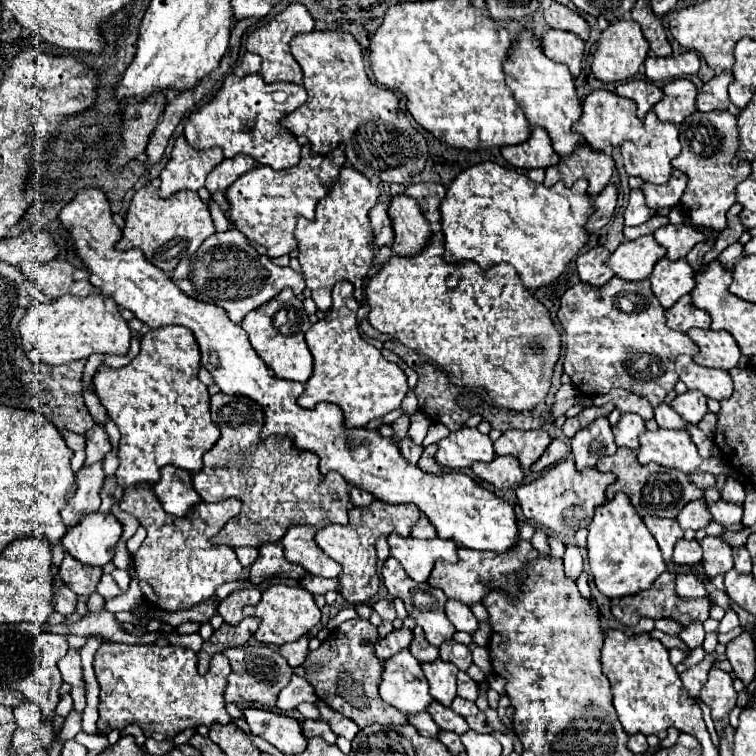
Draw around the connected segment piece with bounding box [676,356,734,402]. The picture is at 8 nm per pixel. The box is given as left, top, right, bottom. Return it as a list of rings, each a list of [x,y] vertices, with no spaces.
[[[690,356],[676,358],[676,372],[690,390],[700,390],[714,400],[726,400],[734,392],[734,382],[726,370],[712,370],[696,364]]]

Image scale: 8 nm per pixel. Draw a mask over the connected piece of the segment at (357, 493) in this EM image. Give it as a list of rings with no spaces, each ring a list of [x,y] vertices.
[[[352,488],[350,490],[350,498],[352,498],[354,506],[366,506],[366,504],[372,504],[376,500],[370,492],[364,492],[360,488]]]

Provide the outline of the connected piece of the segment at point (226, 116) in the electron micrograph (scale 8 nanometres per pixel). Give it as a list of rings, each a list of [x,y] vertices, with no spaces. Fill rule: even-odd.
[[[228,74],[216,96],[188,116],[184,136],[196,150],[220,146],[226,158],[246,154],[252,156],[258,164],[272,166],[274,170],[286,170],[298,164],[300,144],[290,132],[282,130],[278,122],[290,112],[294,112],[304,100],[306,90],[300,84],[292,82],[266,84],[260,74],[250,74],[246,78]]]

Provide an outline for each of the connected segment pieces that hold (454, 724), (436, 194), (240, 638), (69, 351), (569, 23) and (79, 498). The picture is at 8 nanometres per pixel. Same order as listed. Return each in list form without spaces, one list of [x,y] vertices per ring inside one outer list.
[[[432,702],[430,708],[426,708],[426,712],[432,716],[432,720],[442,728],[442,730],[452,730],[456,734],[464,734],[470,730],[468,722],[458,716],[456,712],[452,712],[450,708],[446,708],[444,704],[438,704],[438,702]]]
[[[438,182],[410,184],[410,186],[406,186],[406,194],[412,196],[414,200],[418,200],[418,204],[430,224],[440,222],[440,200],[444,200],[444,196],[446,196],[446,188],[442,184],[438,184]]]
[[[244,618],[238,626],[222,624],[218,630],[214,630],[210,640],[206,640],[206,672],[208,672],[208,664],[214,654],[224,652],[226,648],[244,646],[256,632],[258,624],[260,624],[258,618]]]
[[[66,294],[50,304],[34,304],[26,310],[18,330],[30,360],[48,366],[88,360],[92,354],[126,354],[132,338],[116,302],[104,294],[90,294],[86,298]]]
[[[552,2],[546,12],[544,12],[544,20],[550,28],[556,28],[556,30],[568,30],[568,32],[574,32],[578,34],[582,40],[588,40],[590,36],[590,26],[588,22],[578,16],[574,10],[570,10],[568,6],[562,6],[558,2]]]
[[[102,460],[92,466],[82,466],[78,472],[78,488],[72,492],[72,496],[66,502],[66,508],[62,508],[62,520],[68,528],[80,518],[84,512],[96,512],[100,508],[100,488],[104,484],[104,470]]]

